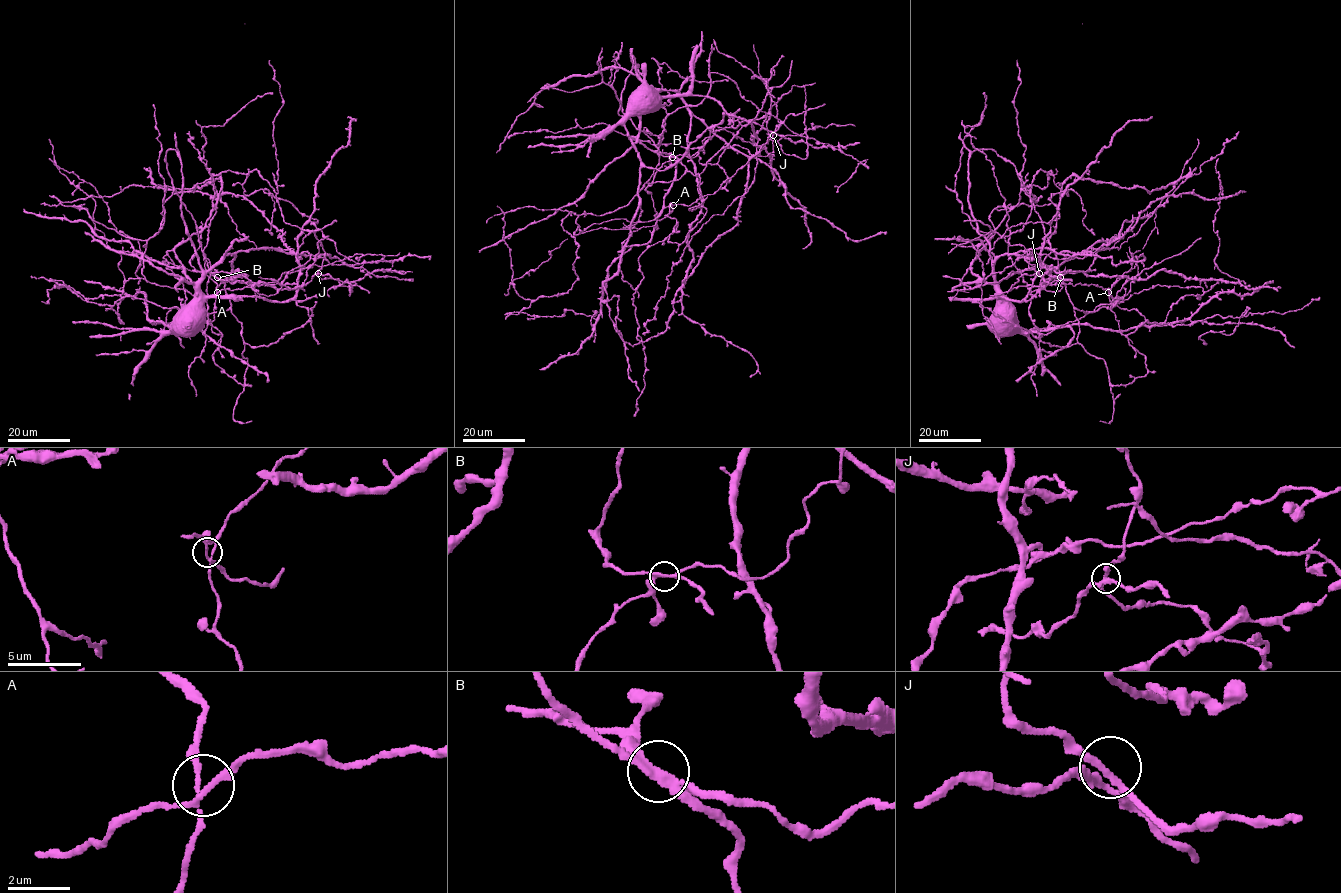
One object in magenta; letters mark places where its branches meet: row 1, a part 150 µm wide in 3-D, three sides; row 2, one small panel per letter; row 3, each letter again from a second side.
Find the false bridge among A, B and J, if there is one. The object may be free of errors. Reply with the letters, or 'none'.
B

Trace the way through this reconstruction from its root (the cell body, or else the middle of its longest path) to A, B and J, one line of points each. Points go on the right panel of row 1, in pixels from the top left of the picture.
A: (994, 329), (1239, 323), (1249, 309), (1189, 324), (1145, 322), (1124, 335), (1108, 292)
B: (994, 329), (997, 291), (975, 275), (970, 264), (977, 247), (1018, 203), (1022, 190), (1039, 215), (1061, 277)
J: (994, 329), (1223, 324), (1249, 309), (1124, 335), (1108, 289), (1039, 273)

